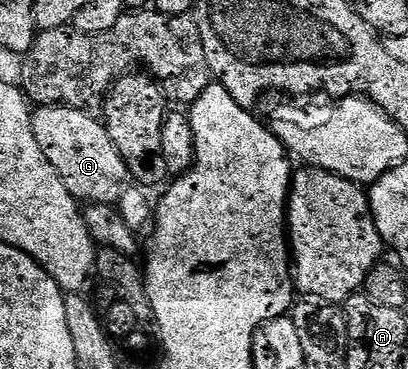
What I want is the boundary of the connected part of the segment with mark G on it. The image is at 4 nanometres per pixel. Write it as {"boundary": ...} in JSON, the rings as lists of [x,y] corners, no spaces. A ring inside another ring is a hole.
{"boundary":[[[41,106],[32,113],[31,123],[37,144],[41,144],[41,152],[45,152],[45,160],[53,164],[76,200],[83,204],[115,206],[128,190],[132,176],[106,125],[96,118],[88,111],[68,106]]]}

